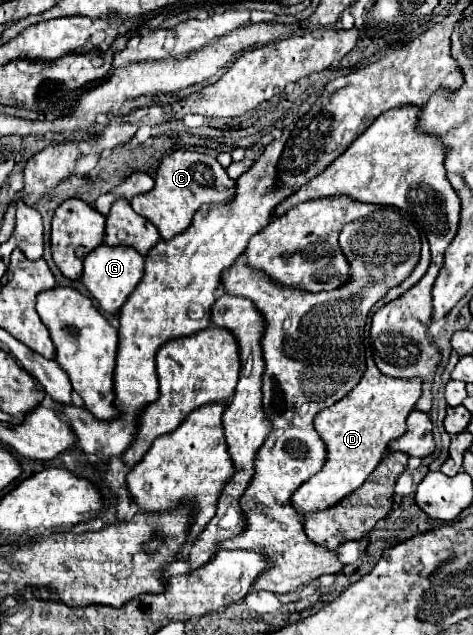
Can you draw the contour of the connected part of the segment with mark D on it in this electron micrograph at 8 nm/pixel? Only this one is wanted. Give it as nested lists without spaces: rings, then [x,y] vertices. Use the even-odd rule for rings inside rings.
[[[368,356],[364,378],[358,382],[352,394],[346,394],[344,400],[336,402],[316,416],[314,426],[328,446],[328,460],[316,476],[312,476],[294,492],[292,506],[302,514],[326,510],[360,488],[386,456],[388,442],[400,438],[406,432],[406,416],[410,410],[414,410],[420,394],[420,378],[404,380],[384,376]]]

